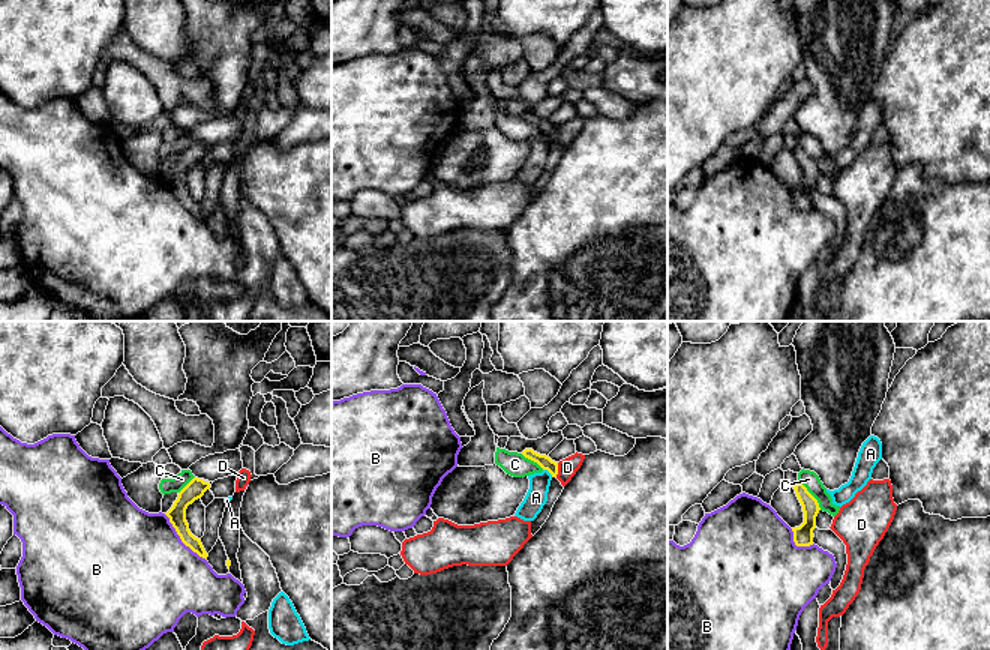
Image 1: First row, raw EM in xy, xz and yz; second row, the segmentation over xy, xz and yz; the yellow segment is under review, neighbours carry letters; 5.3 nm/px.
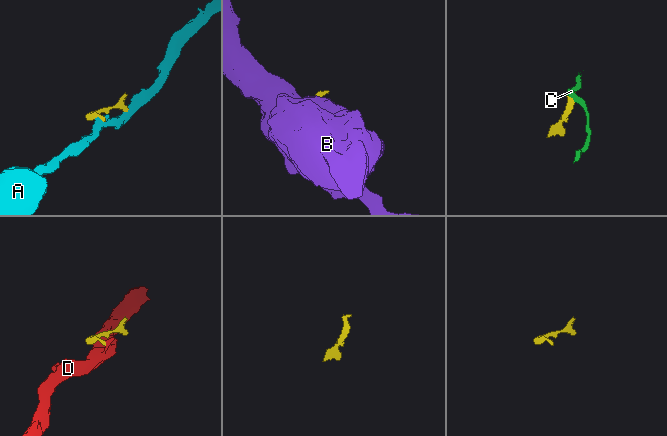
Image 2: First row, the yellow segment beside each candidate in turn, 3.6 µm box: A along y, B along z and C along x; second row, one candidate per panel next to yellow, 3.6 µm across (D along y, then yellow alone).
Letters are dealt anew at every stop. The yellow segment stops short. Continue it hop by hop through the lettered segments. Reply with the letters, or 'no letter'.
no letter

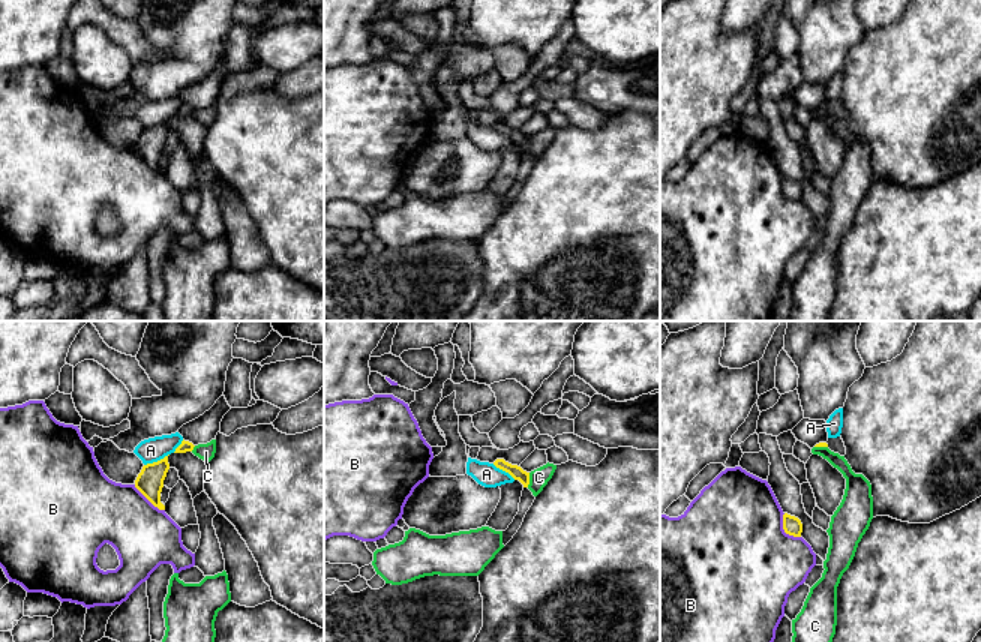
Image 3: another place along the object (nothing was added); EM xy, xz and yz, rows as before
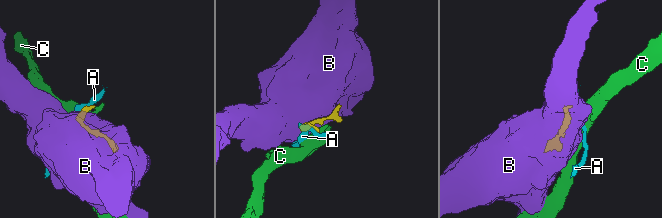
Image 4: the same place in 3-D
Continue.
no letter

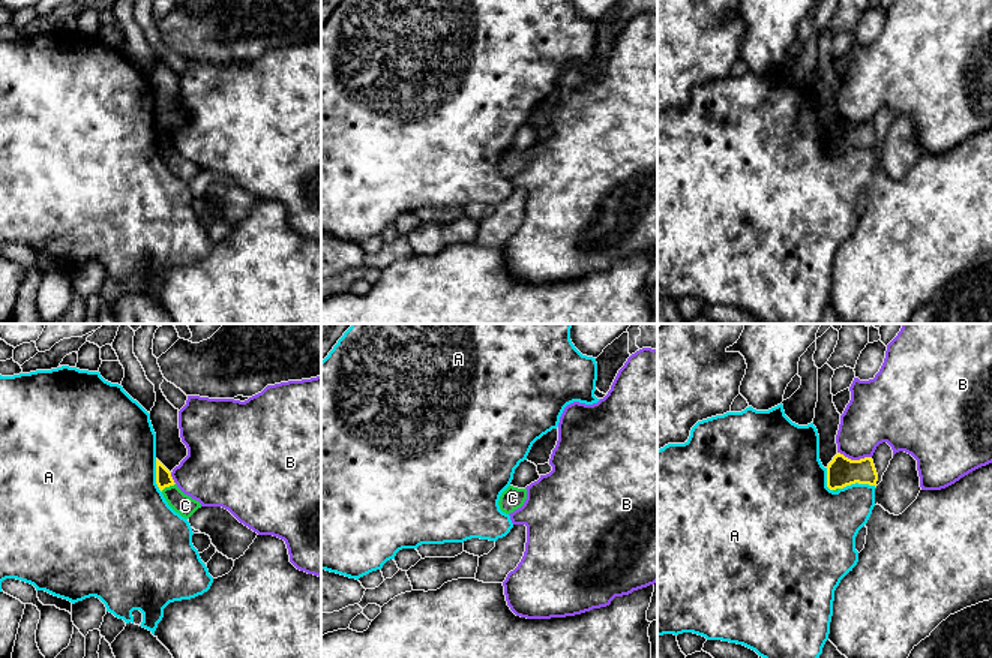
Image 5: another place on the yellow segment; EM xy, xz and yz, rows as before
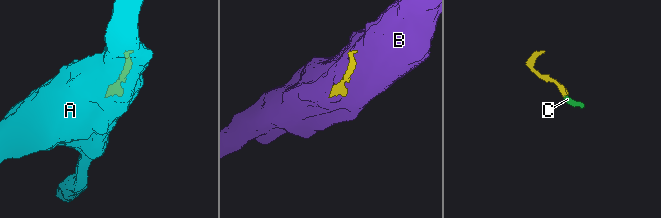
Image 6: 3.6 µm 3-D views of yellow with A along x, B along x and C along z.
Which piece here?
C

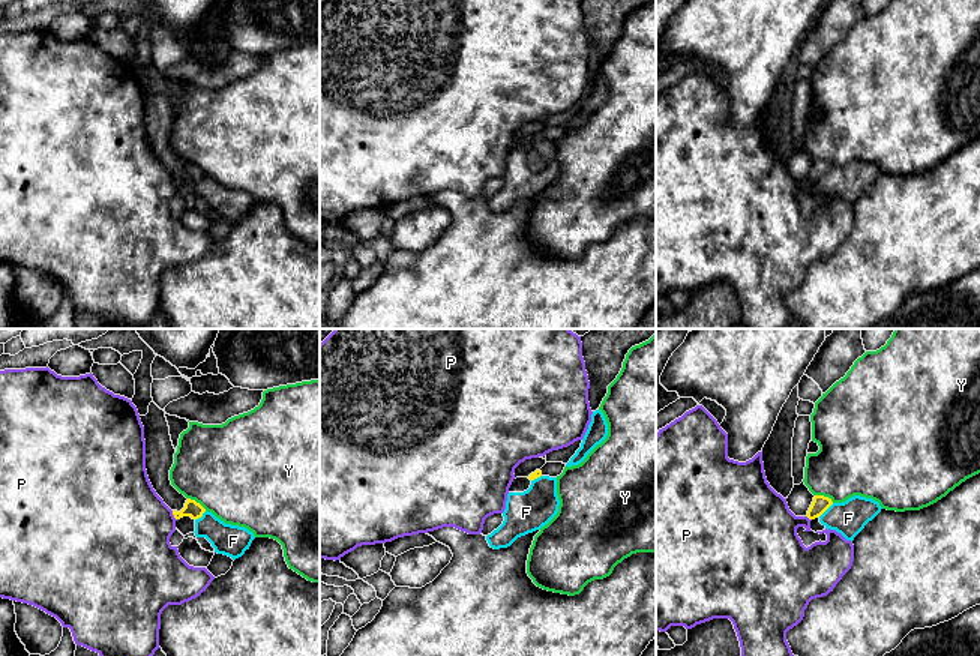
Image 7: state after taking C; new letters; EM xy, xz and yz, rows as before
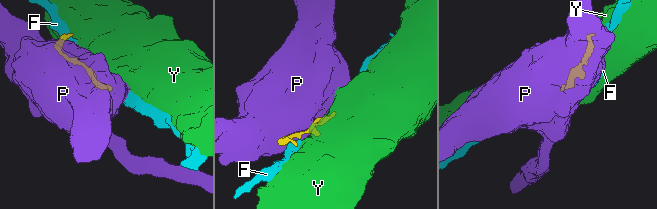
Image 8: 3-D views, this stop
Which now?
no letter

